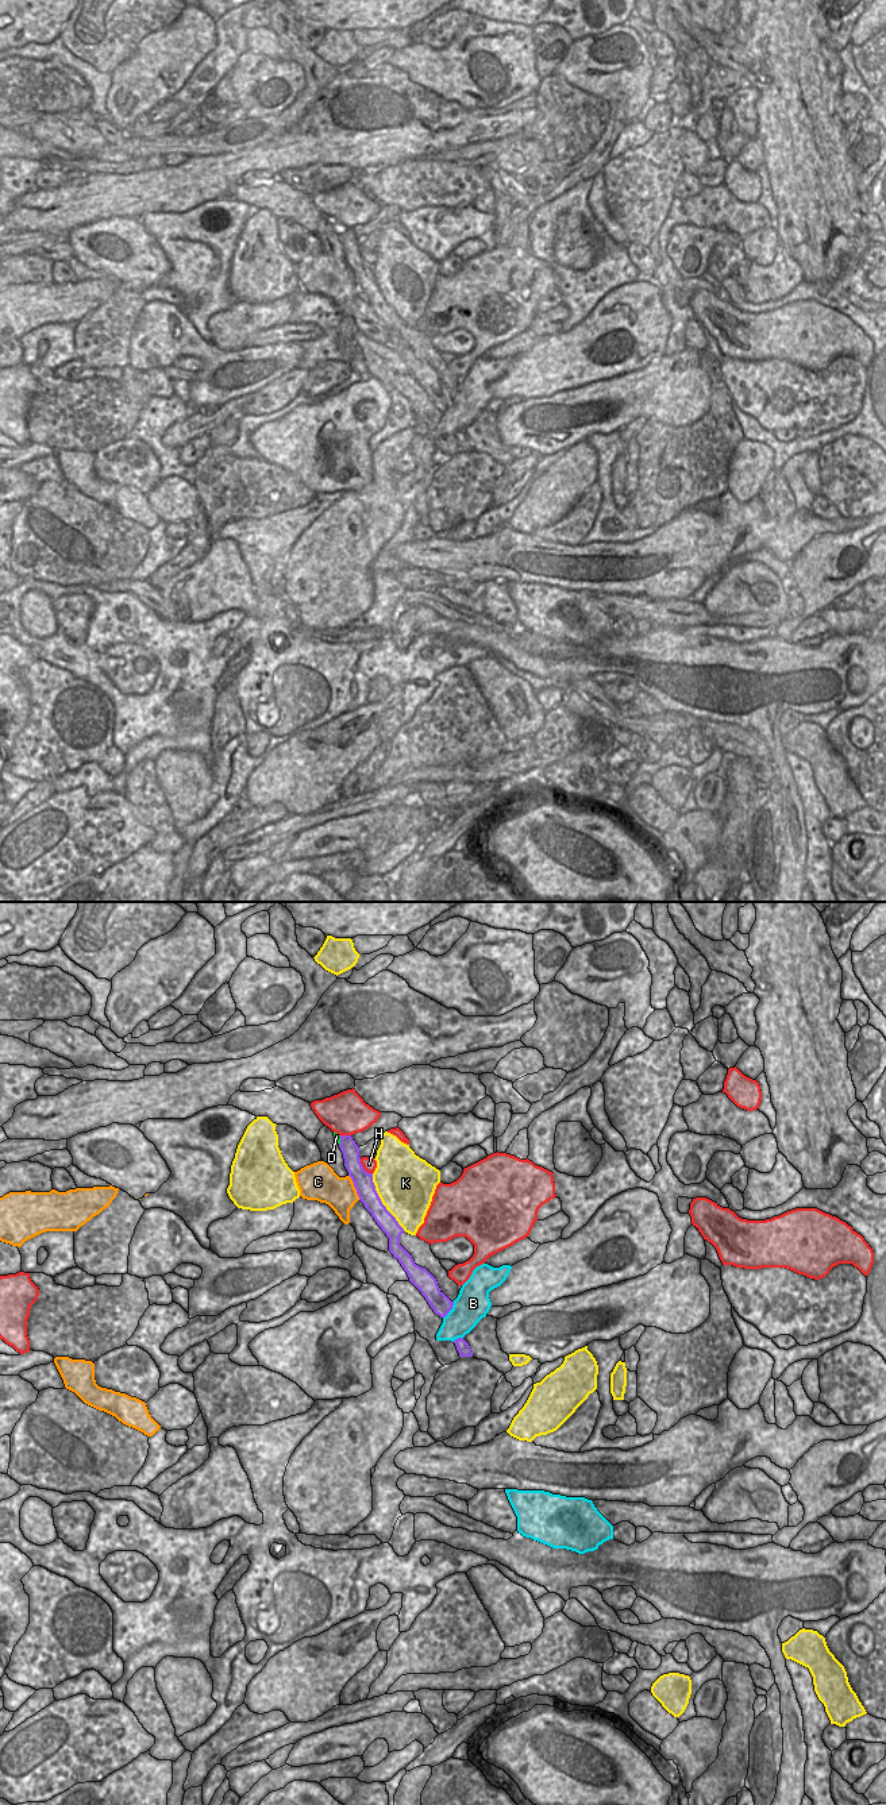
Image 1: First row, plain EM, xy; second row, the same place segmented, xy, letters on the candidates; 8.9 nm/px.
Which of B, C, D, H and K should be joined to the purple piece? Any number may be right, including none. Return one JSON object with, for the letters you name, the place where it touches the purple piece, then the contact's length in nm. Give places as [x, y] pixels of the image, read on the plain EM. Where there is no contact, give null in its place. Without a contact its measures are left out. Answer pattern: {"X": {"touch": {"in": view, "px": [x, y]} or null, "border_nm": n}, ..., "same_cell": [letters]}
{"D": {"touch": {"in": "xy", "px": [341, 234]}, "border_nm": 80}, "same_cell": ["D"]}

